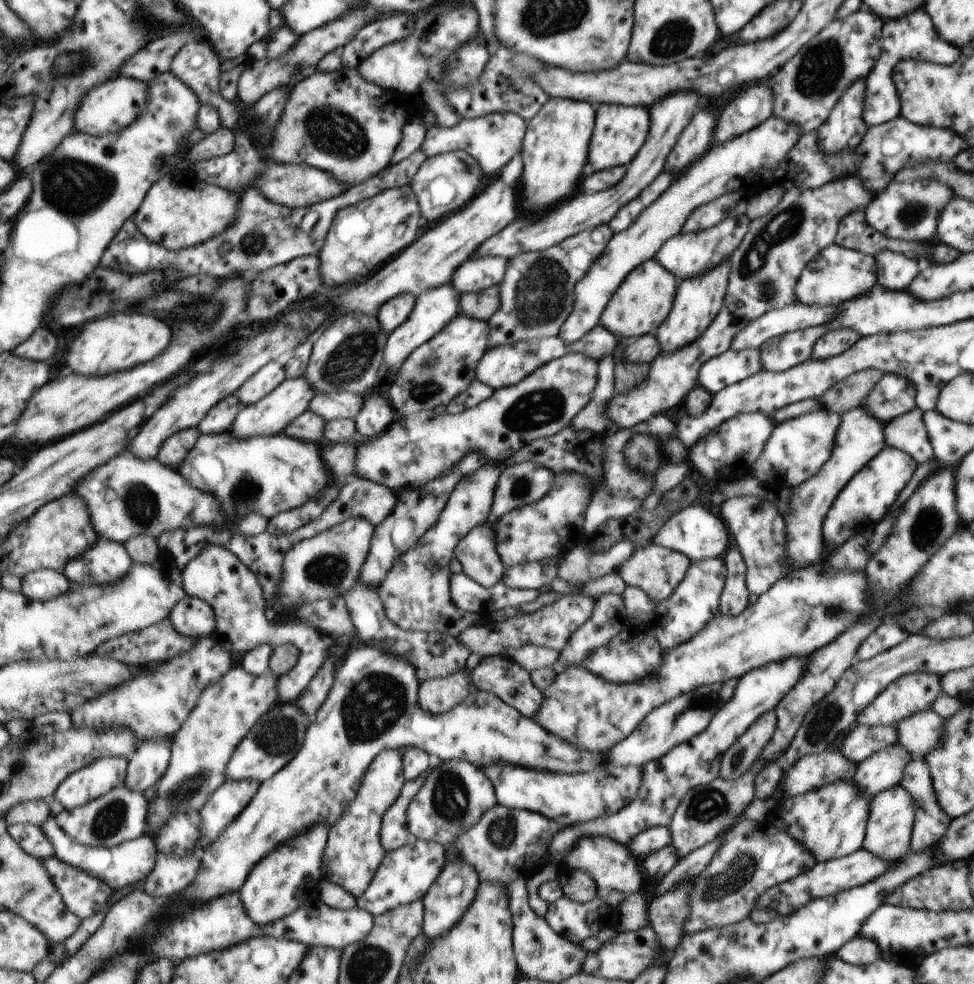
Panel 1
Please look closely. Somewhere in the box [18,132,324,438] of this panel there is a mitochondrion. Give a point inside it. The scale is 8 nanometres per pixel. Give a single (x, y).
(69, 185)

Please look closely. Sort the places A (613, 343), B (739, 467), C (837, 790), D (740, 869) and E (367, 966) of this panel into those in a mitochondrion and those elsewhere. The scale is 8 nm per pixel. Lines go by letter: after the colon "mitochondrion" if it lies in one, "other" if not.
A: other
B: other
C: mitochondrion
D: mitochondrion
E: mitochondrion

